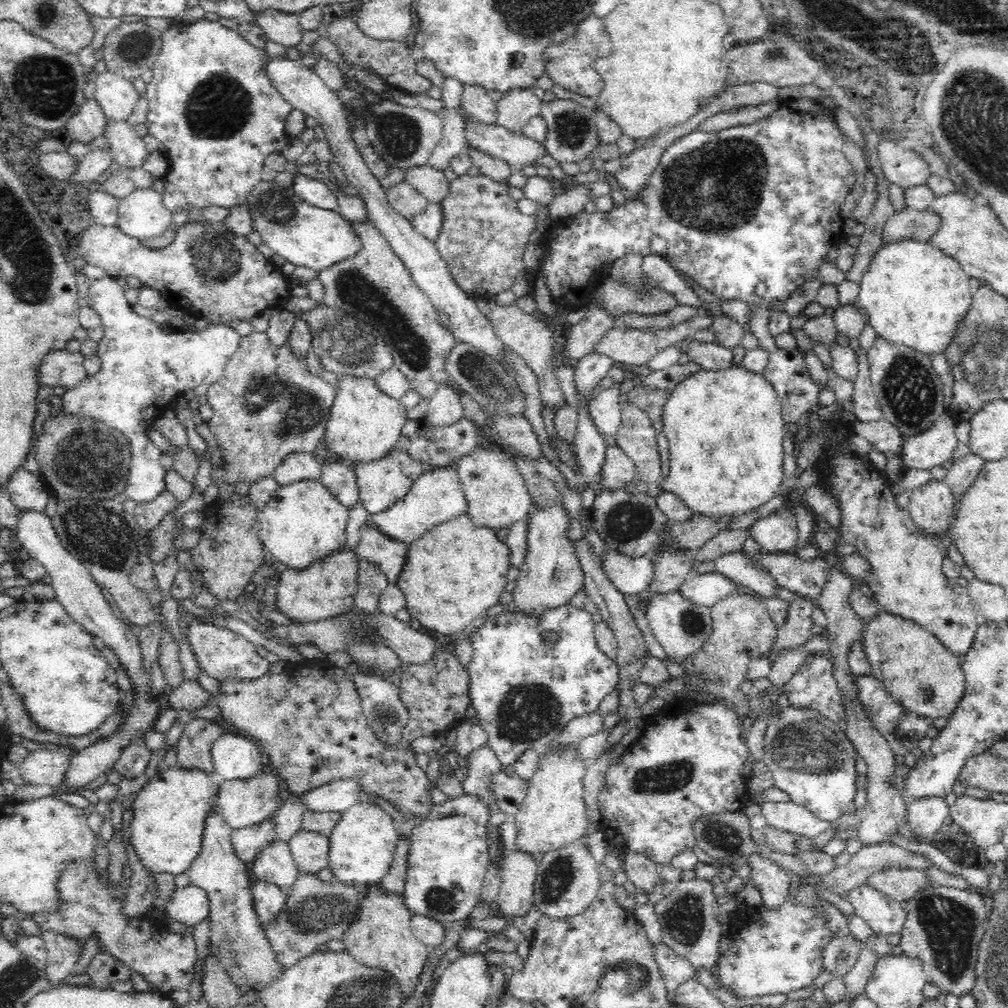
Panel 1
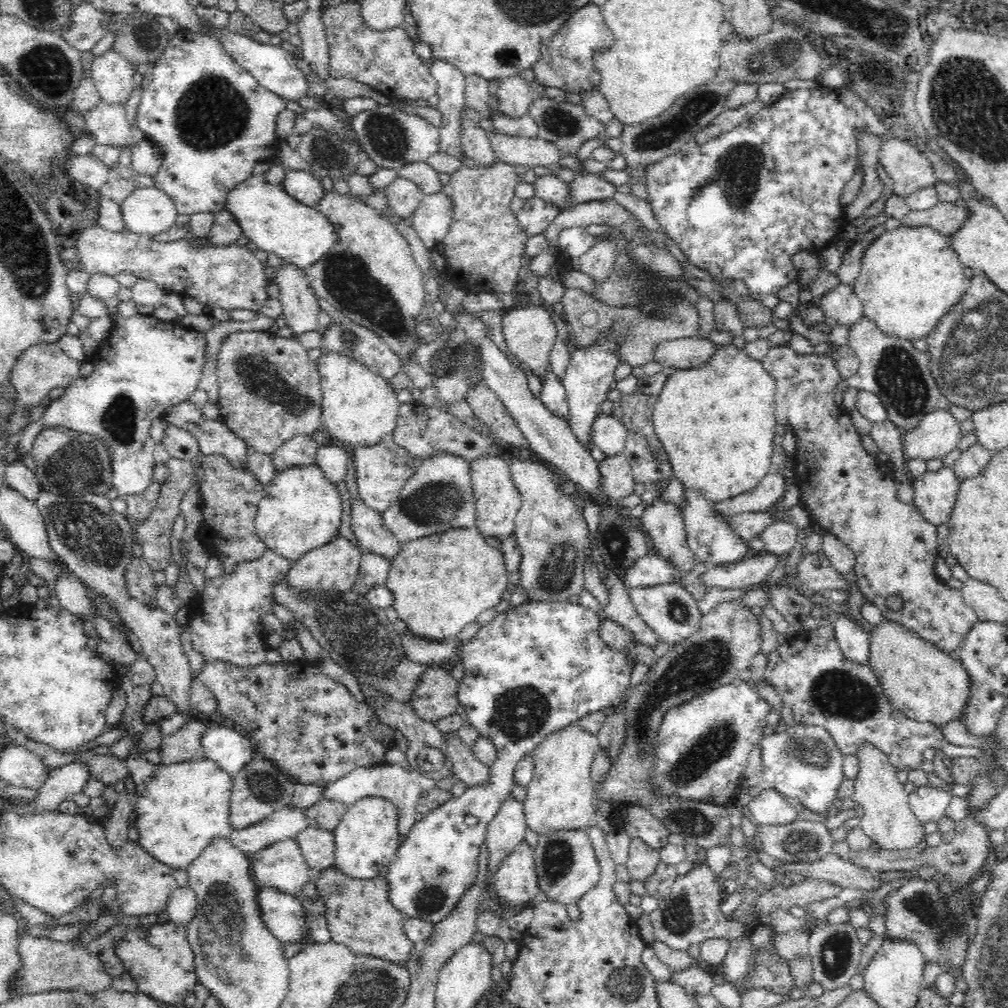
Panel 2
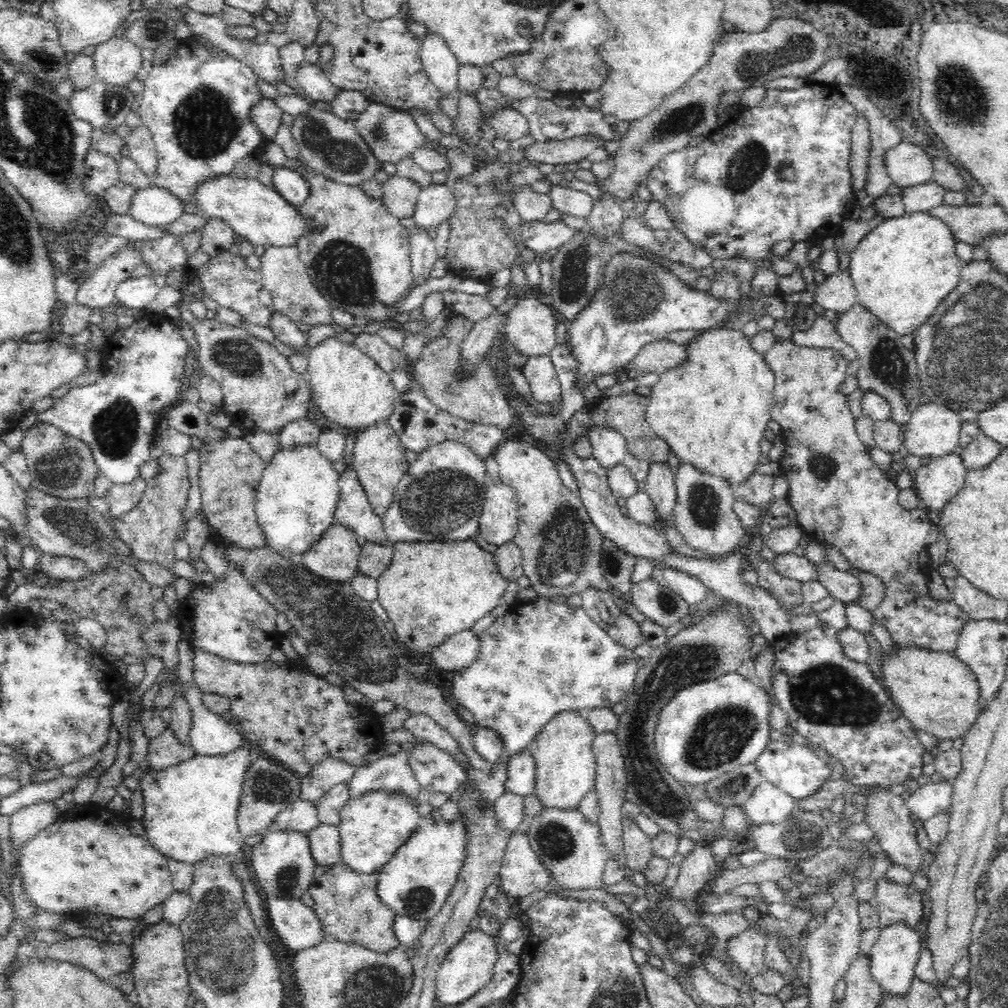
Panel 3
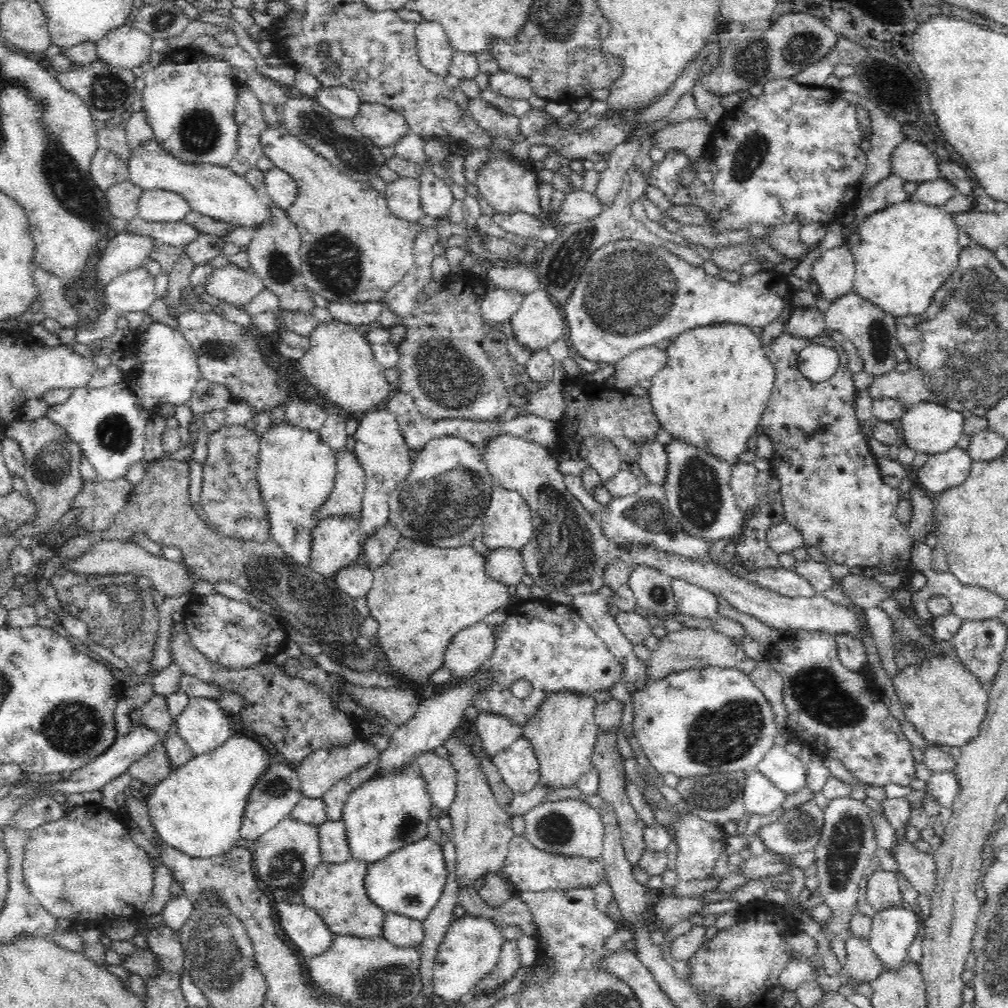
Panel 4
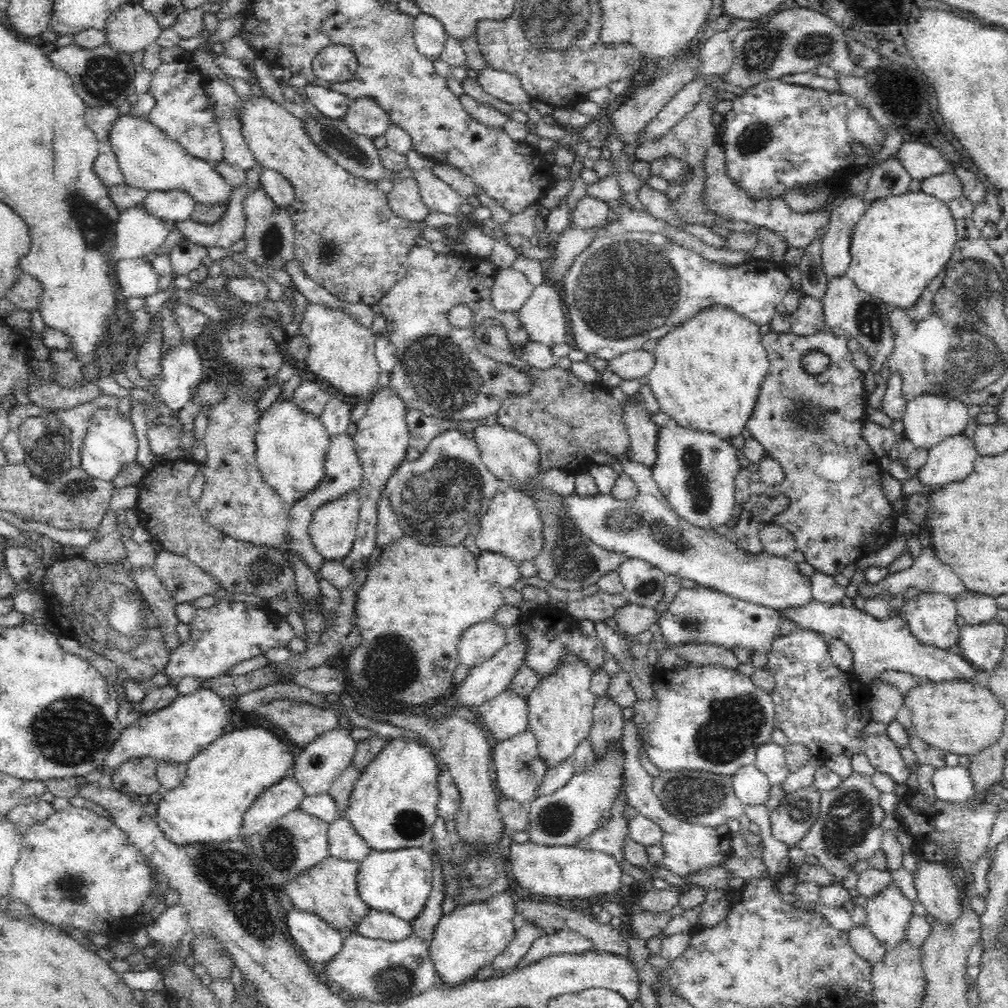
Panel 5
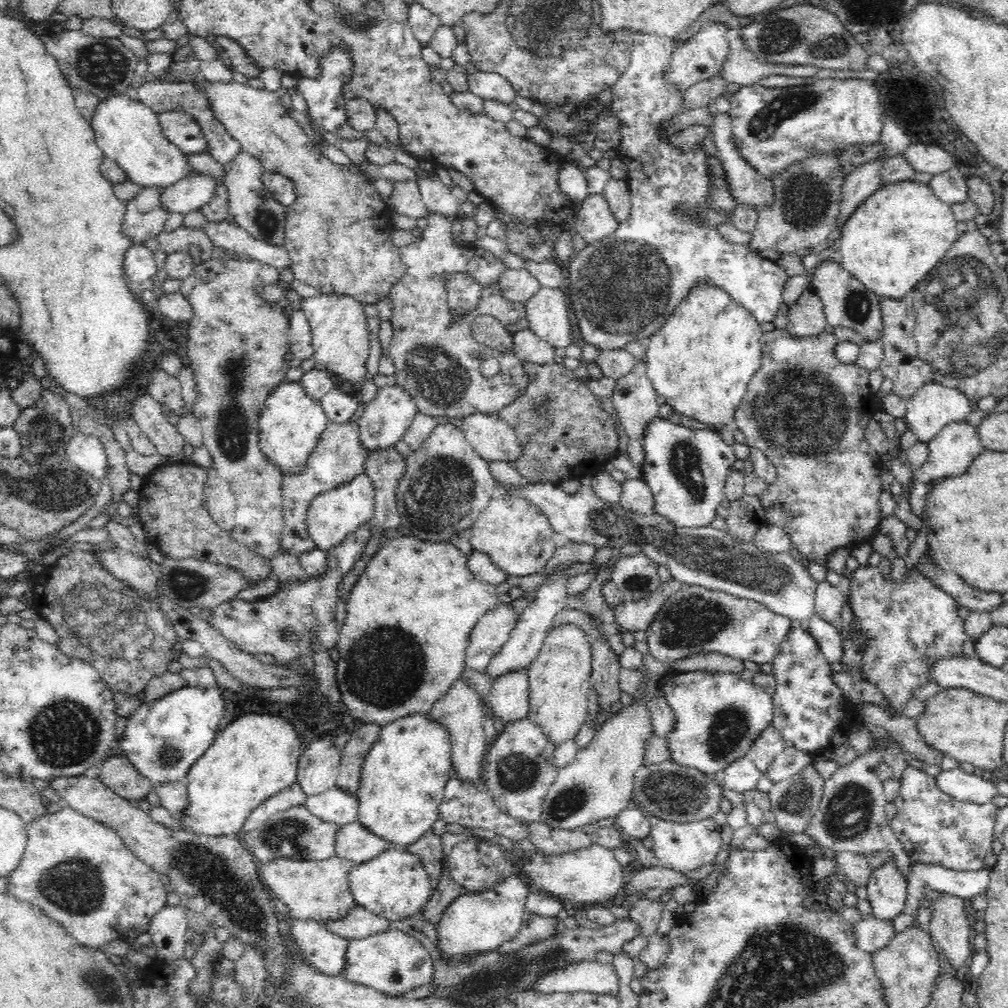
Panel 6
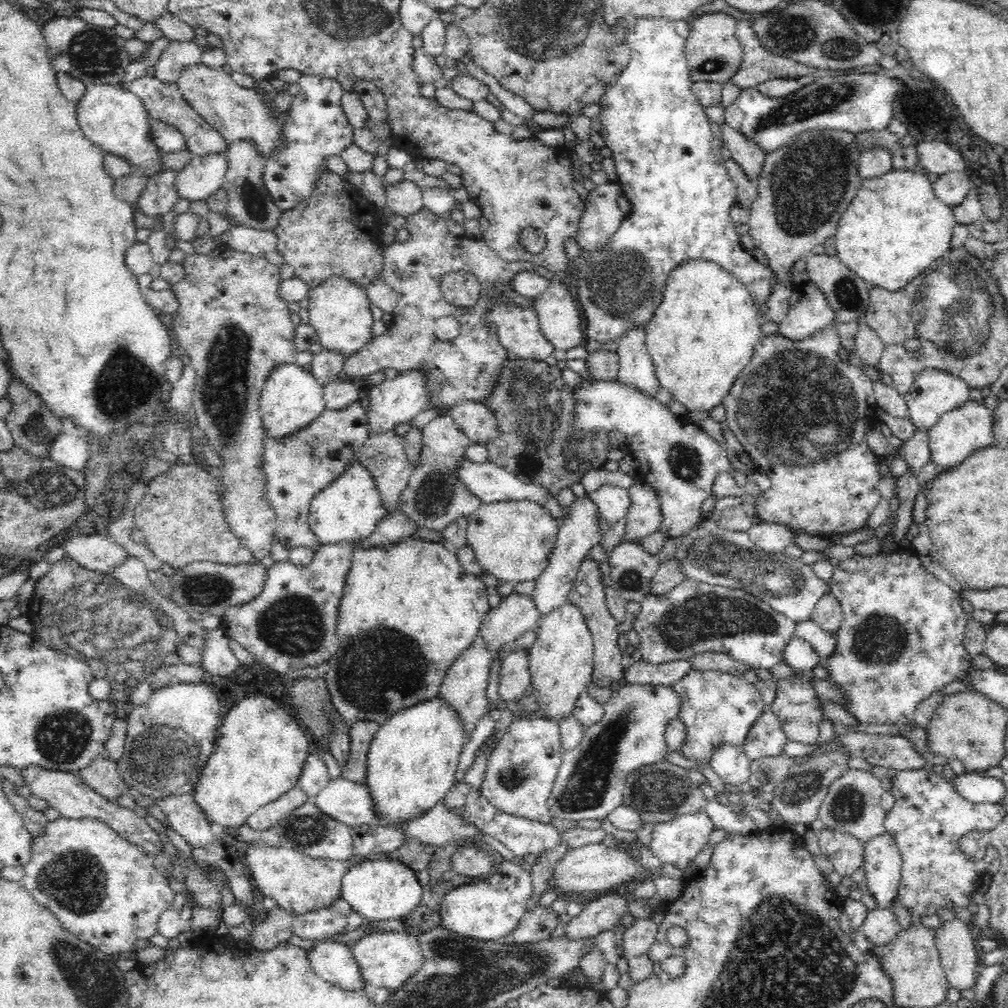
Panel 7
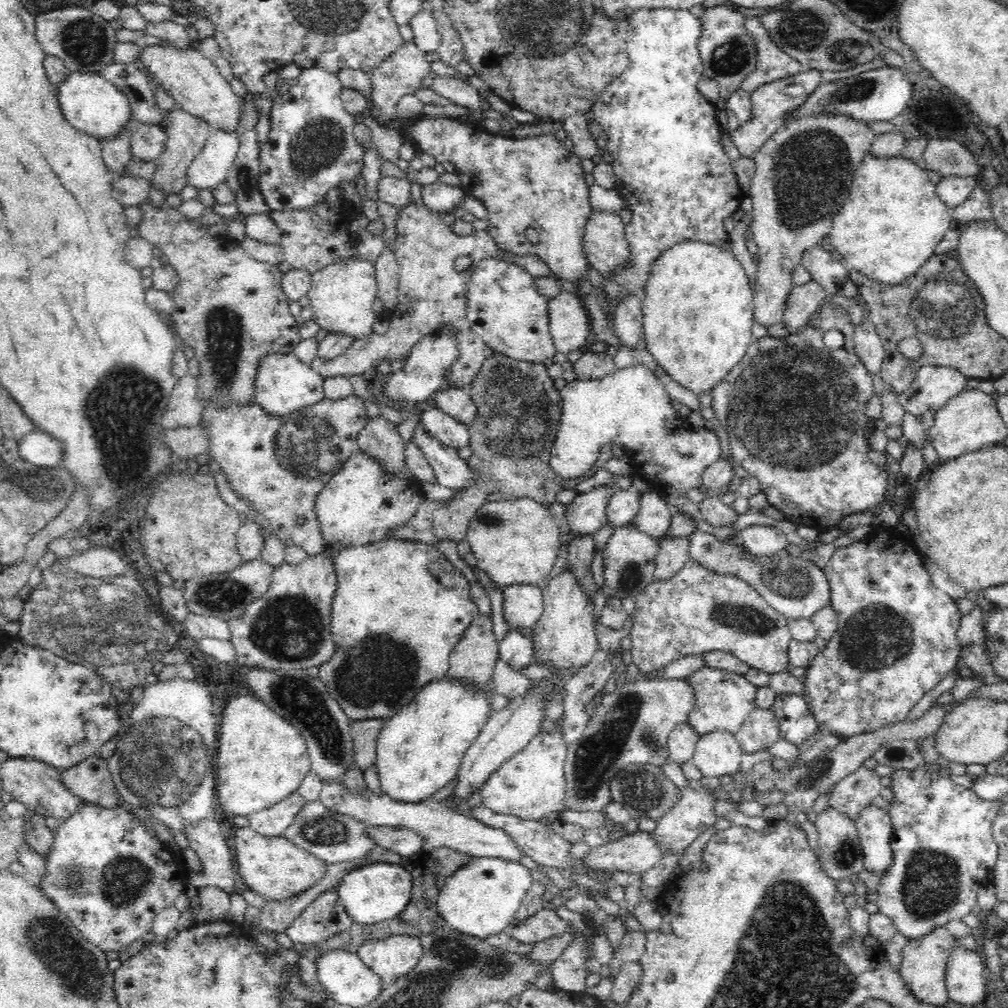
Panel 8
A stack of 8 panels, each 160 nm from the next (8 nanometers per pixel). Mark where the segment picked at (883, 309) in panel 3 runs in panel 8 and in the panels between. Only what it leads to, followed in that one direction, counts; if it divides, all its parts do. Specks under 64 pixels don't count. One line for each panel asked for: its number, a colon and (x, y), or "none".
4: (903, 255)
5: (900, 245)
6: (900, 234)
7: (895, 227)
8: (891, 222)

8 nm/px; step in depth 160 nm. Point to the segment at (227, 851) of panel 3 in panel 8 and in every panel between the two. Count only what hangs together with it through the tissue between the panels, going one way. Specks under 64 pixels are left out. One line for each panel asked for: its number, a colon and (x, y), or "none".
4: (198, 808)
5: (222, 781)
6: (255, 757)
7: (260, 753)
8: (262, 758)

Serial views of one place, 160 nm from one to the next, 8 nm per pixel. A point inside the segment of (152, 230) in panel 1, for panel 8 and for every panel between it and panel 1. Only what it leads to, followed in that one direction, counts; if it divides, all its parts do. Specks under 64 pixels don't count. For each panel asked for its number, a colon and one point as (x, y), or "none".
2: (148, 211)
3: (154, 207)
4: (155, 205)
5: (171, 205)
6: (189, 194)
7: (204, 176)
8: (211, 167)

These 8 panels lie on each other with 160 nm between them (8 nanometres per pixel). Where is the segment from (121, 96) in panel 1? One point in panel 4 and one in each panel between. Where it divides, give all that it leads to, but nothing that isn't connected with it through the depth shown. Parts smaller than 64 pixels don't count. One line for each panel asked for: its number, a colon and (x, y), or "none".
2: (112, 76)
3: (116, 61)
4: (125, 48)

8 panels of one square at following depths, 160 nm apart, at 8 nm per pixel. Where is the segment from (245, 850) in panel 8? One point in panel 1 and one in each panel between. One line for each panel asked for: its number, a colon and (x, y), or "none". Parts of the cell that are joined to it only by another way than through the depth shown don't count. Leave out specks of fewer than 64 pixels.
1: (382, 937)
2: (360, 914)
3: (347, 904)
4: (337, 892)
5: (330, 889)
6: (319, 890)
7: (300, 884)

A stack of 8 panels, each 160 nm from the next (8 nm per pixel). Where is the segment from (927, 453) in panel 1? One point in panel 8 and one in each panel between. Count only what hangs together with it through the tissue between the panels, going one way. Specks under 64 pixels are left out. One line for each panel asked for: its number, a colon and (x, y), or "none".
2: (938, 434)
3: (934, 429)
4: (931, 428)
5: (928, 419)
6: (933, 407)
7: (934, 392)
8: (933, 386)

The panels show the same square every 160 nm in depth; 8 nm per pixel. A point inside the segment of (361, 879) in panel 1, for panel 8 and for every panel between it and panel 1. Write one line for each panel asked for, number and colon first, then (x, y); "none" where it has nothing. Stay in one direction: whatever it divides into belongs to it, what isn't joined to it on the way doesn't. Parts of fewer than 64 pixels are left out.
2: (366, 839)
3: (373, 826)
4: (386, 813)
5: (393, 805)
6: (402, 784)
7: (411, 763)
8: (419, 750)

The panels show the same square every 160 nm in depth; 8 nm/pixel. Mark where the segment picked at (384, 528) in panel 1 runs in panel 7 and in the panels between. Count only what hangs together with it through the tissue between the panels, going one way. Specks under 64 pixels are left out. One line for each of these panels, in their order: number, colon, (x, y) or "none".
2: (439, 496)
3: (440, 498)
4: (442, 502)
5: (439, 498)
6: (445, 486)
7: (435, 496)

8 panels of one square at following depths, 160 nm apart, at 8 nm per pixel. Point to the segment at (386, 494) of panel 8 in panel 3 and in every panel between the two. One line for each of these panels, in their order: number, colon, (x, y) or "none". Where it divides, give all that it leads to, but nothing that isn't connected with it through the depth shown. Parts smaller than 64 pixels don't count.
3: (336, 557)
4: (337, 542)
5: (333, 530)
6: (333, 515)
7: (348, 510)

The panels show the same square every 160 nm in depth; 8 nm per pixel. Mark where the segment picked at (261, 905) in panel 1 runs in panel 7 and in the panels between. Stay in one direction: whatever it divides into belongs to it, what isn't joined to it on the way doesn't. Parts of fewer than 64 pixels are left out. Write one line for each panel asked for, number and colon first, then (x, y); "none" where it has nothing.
2: (282, 912)
3: (297, 925)
4: (310, 935)
5: (319, 941)
6: (317, 945)
7: (333, 961)

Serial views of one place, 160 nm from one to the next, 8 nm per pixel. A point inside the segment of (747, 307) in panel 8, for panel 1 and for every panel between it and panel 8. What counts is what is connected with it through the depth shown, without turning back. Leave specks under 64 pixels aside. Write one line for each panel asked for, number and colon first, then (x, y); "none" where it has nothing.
1: (725, 429)
2: (717, 422)
3: (712, 411)
4: (711, 395)
5: (708, 375)
6: (701, 361)
7: (704, 333)

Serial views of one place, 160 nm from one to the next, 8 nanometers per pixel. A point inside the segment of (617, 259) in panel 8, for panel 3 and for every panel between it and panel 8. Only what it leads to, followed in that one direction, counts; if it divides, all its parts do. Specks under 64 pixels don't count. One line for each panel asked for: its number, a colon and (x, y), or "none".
3: (569, 202)
4: (578, 206)
5: (590, 212)
6: (595, 221)
7: (601, 218)

